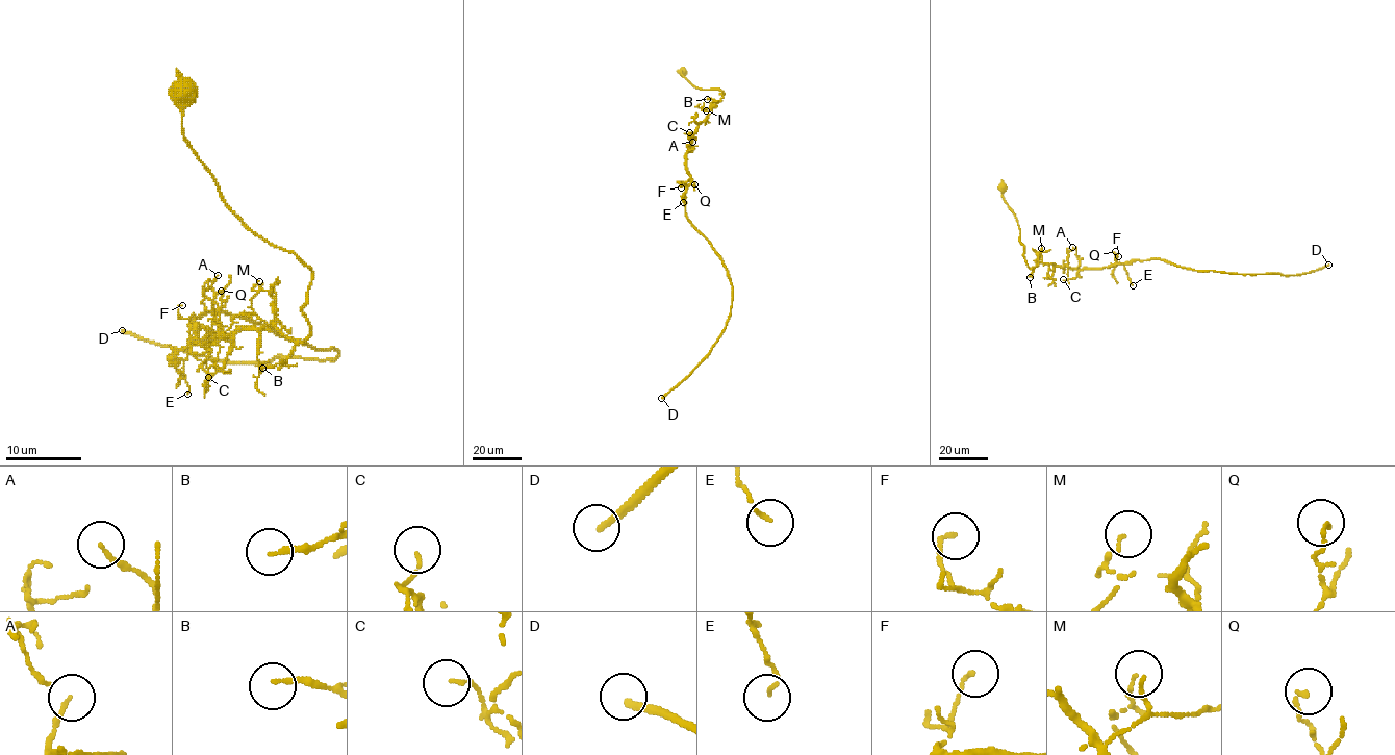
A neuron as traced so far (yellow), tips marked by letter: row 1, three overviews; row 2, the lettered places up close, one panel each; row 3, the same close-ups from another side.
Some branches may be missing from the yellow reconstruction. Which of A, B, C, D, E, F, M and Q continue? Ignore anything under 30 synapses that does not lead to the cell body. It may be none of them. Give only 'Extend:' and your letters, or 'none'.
Extend: D

